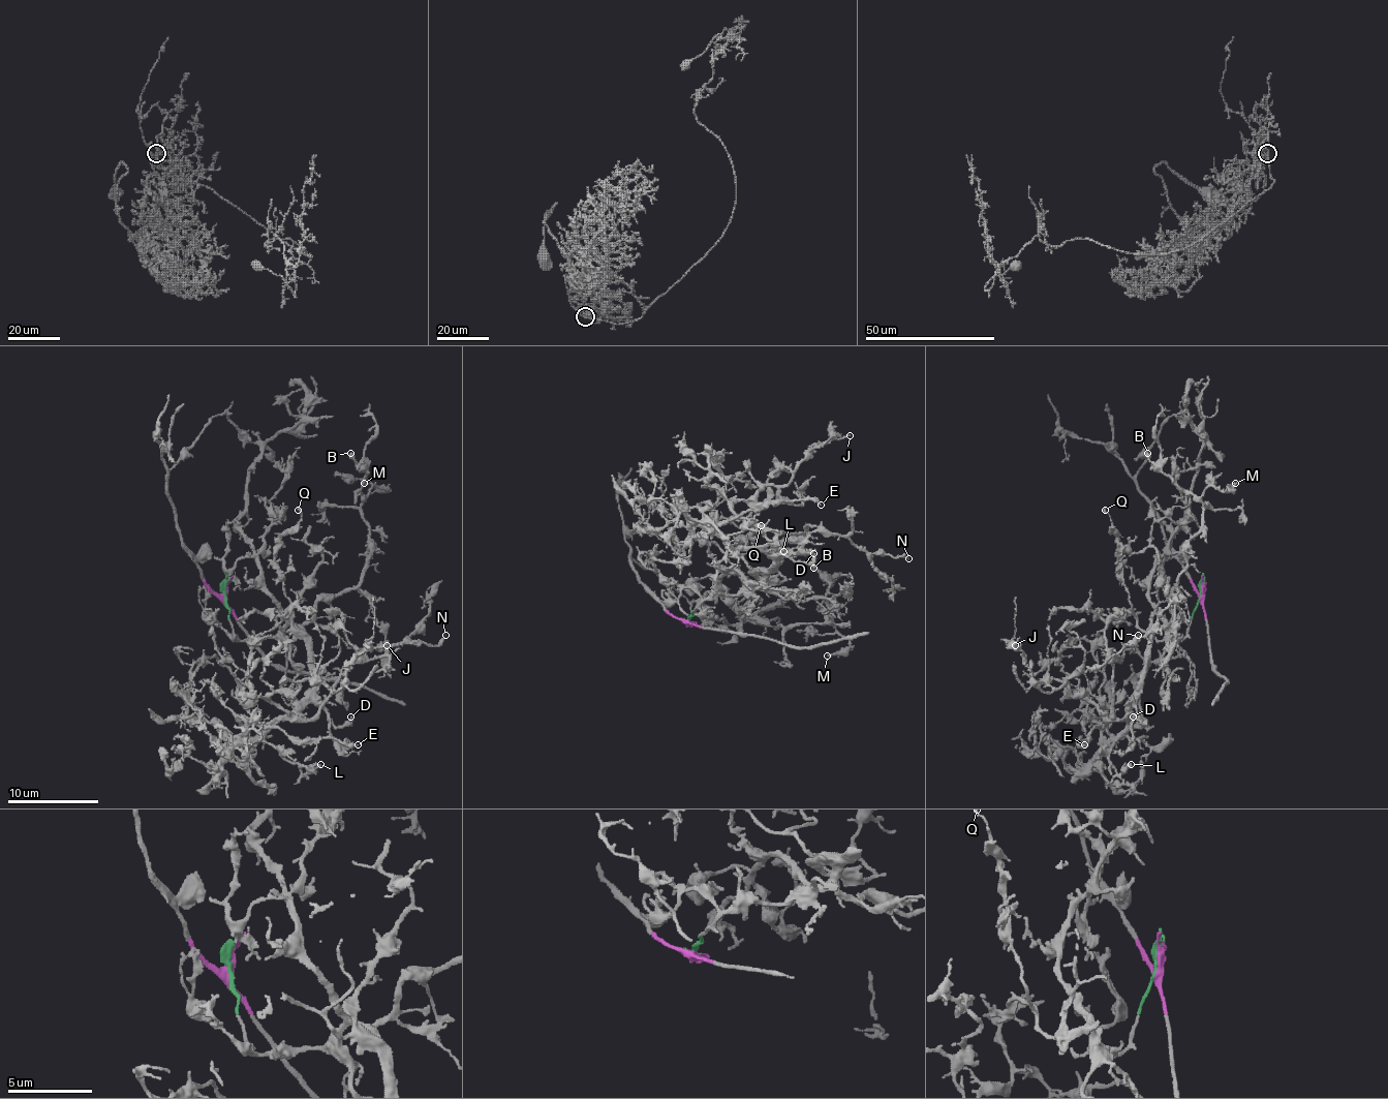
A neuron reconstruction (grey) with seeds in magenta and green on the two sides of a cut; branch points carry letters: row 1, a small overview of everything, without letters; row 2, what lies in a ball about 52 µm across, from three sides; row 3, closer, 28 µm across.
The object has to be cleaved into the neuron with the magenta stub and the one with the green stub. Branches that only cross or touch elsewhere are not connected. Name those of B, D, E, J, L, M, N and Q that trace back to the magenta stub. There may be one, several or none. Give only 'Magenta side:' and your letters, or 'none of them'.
Magenta side: none of them

